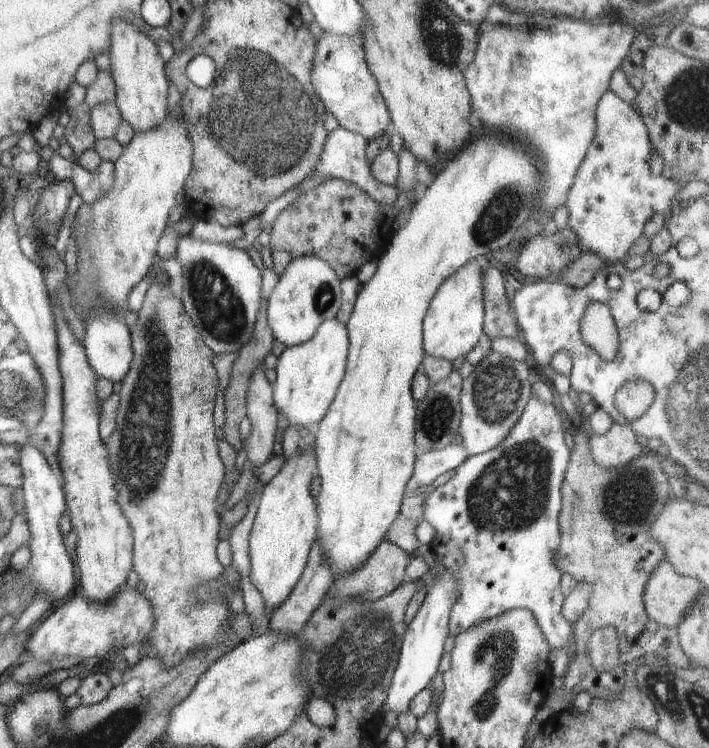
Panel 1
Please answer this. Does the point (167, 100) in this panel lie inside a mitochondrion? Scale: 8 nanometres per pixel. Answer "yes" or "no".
no

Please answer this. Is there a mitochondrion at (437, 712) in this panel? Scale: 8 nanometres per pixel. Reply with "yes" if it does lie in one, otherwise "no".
no

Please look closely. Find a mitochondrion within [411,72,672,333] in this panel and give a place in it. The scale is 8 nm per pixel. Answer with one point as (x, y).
(499, 213)

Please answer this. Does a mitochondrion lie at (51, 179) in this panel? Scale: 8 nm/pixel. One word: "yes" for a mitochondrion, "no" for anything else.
no

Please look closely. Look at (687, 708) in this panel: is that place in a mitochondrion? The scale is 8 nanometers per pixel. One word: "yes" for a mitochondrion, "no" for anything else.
yes

